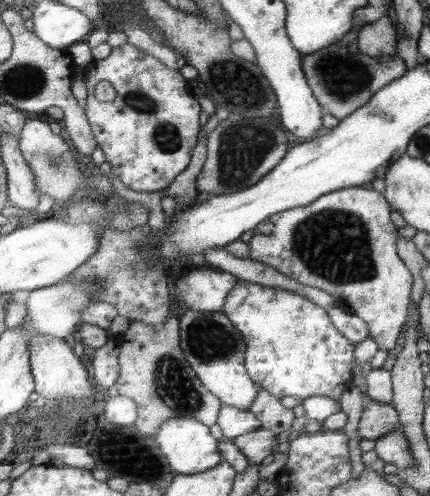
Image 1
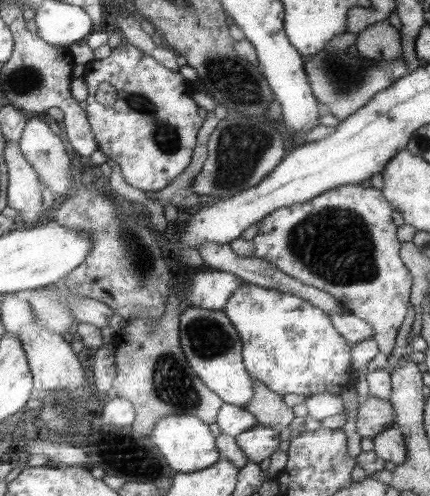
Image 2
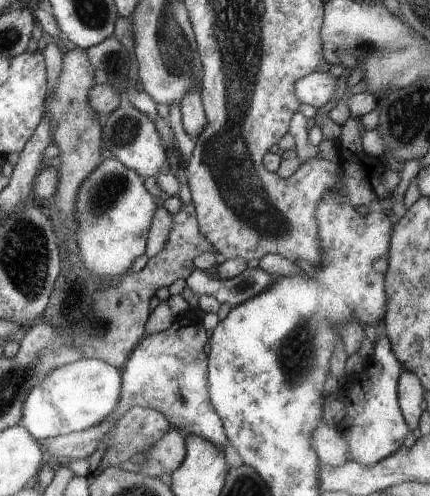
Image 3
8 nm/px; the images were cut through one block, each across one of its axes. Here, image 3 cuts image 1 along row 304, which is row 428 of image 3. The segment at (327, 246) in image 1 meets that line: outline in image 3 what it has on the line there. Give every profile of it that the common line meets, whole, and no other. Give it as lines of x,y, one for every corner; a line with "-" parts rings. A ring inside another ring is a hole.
381,318
373,328
377,330
377,340
373,342
373,356
365,362
359,374
343,376
343,406
345,416
339,420
337,432
347,442
347,458
349,462
357,462
359,466
375,466
383,462
383,458
391,458
397,450
401,450
403,438
407,436
409,424
403,420
403,410
399,408
399,378
403,372
403,364
395,358
391,348
391,340
385,336
385,318

